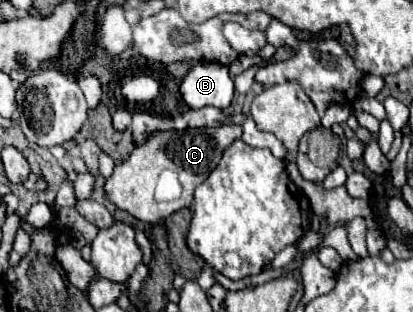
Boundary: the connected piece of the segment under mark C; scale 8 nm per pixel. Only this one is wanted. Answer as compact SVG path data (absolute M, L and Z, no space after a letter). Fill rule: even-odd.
M219 124L217 128L187 128L187 130L169 130L169 132L155 132L145 144L135 146L131 156L117 164L111 178L105 182L107 196L111 202L133 214L143 222L159 222L181 208L191 208L193 204L193 190L199 186L219 164L223 152L243 136L243 128L239 124ZM163 170L173 170L183 186L183 194L177 200L157 202L155 200L155 184Z

